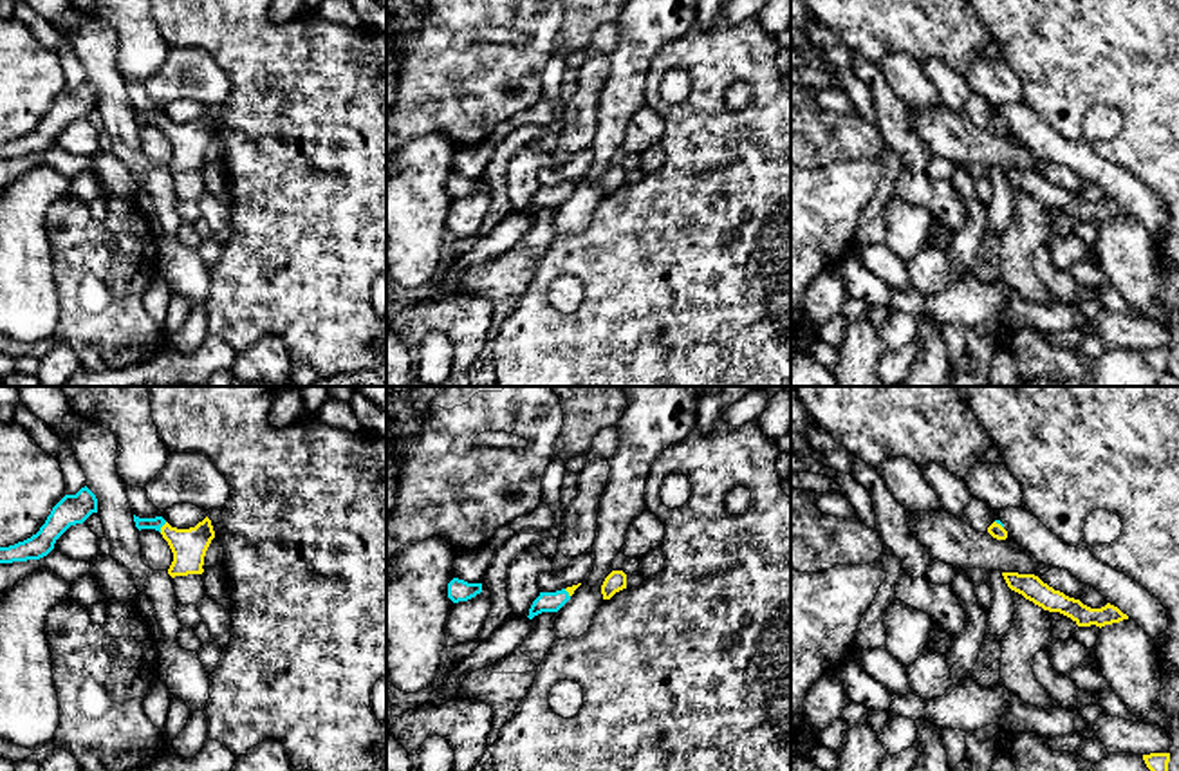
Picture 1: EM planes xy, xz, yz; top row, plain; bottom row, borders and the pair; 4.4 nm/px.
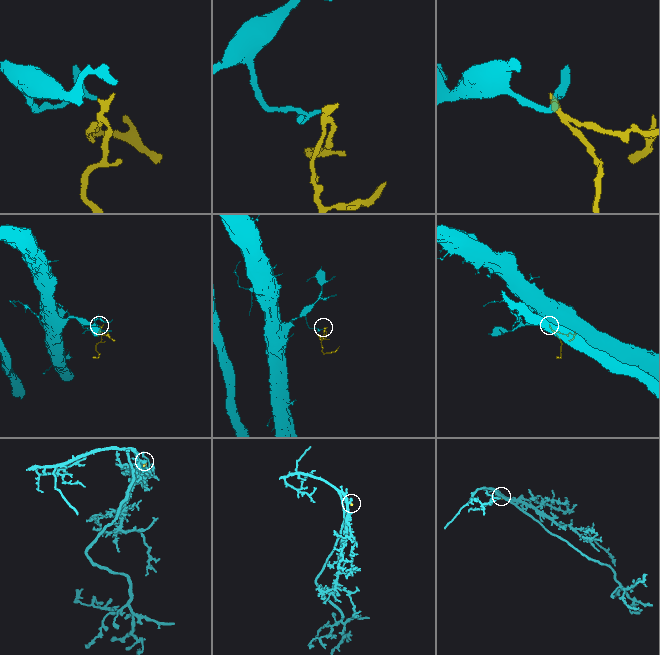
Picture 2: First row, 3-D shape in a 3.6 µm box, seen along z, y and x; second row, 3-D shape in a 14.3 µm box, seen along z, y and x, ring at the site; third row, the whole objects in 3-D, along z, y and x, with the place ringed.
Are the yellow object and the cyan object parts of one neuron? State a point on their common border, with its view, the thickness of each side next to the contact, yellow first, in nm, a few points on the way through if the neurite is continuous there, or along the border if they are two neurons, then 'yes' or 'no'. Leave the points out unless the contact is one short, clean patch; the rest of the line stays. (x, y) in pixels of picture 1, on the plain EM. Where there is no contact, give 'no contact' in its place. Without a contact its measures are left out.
meets yellow in xy at (161, 123); 160 nm thick on the yellow side, 60 nm on the other; runs through xy (188, 141), (161, 123), (157, 118); yes

